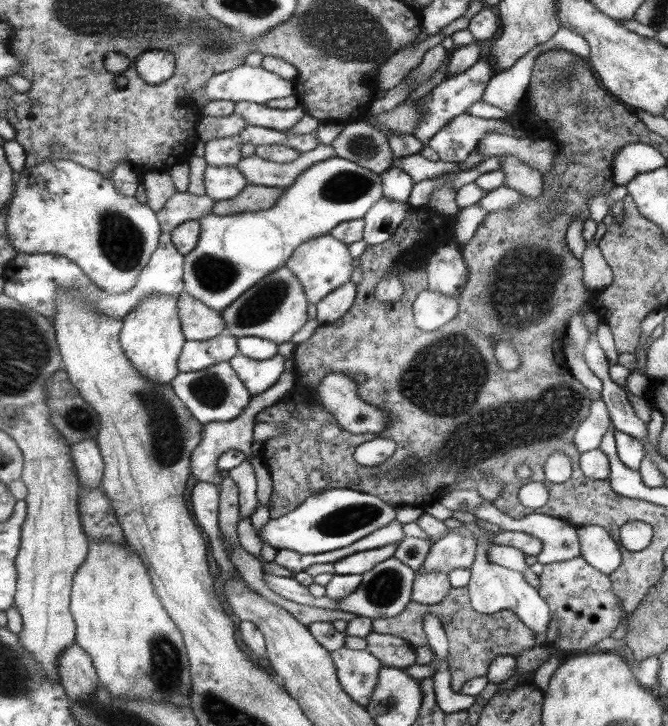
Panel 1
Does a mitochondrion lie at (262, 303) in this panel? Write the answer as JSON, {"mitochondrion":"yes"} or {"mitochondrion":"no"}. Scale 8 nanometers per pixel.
{"mitochondrion":"yes"}

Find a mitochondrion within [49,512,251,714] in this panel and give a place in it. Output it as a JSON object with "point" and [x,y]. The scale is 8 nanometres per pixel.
{"point":[166,670]}

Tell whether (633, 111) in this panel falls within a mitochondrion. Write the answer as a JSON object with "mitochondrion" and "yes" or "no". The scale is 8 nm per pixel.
{"mitochondrion":"no"}

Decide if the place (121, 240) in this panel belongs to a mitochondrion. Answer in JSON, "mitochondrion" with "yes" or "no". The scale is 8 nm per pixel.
{"mitochondrion":"yes"}

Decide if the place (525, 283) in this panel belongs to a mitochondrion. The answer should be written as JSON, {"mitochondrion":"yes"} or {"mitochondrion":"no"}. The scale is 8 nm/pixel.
{"mitochondrion":"yes"}

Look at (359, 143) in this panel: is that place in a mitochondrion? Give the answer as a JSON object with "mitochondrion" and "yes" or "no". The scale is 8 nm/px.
{"mitochondrion":"yes"}

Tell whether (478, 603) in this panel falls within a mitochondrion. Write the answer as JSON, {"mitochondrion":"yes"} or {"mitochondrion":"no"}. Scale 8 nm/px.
{"mitochondrion":"no"}

